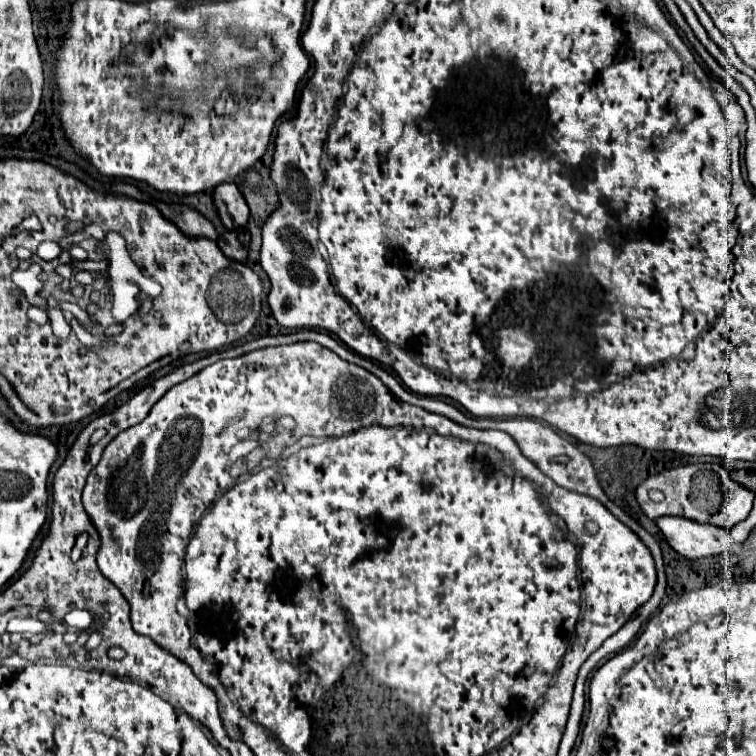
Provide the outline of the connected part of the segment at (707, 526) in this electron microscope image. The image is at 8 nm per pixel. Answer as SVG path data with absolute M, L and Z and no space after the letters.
M663 515L657 525L669 545L687 559L701 559L709 555L719 555L731 549L733 539L727 529L713 527L711 523L691 521L687 517Z

